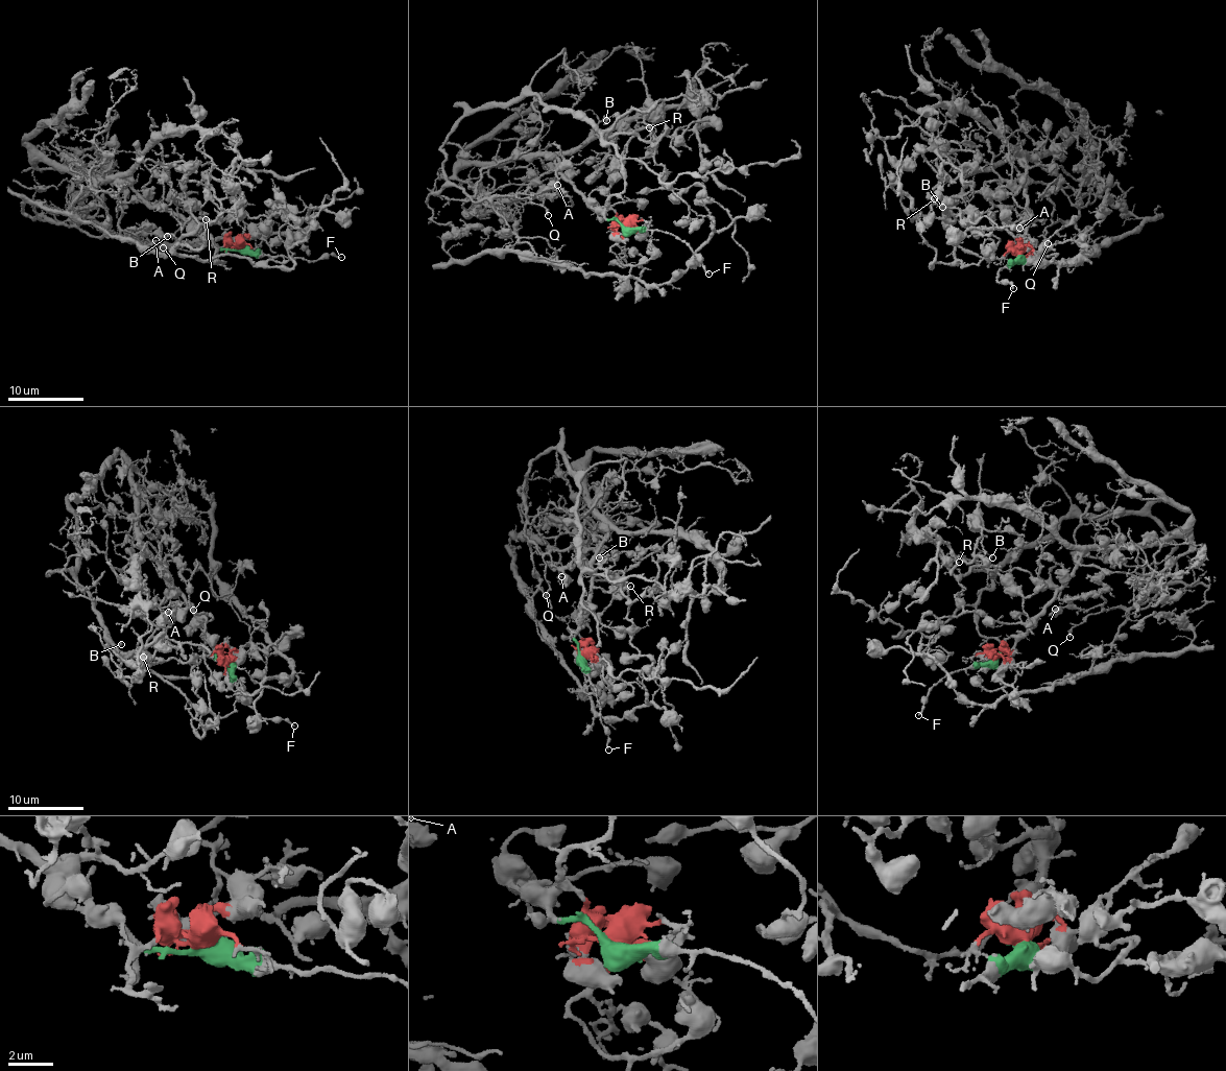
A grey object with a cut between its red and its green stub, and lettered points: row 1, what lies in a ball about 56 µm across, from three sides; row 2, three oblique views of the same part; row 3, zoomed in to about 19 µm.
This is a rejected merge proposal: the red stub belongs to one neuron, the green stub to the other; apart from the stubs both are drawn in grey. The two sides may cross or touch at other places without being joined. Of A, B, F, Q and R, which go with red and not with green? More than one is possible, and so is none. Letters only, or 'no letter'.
A, B, Q, R

